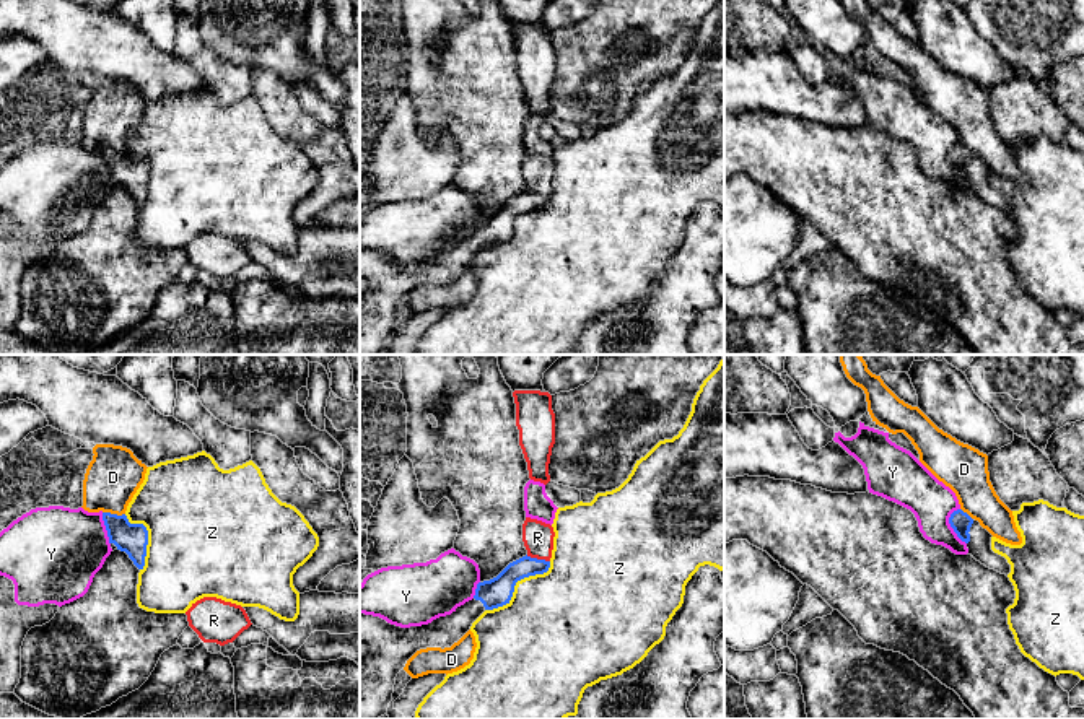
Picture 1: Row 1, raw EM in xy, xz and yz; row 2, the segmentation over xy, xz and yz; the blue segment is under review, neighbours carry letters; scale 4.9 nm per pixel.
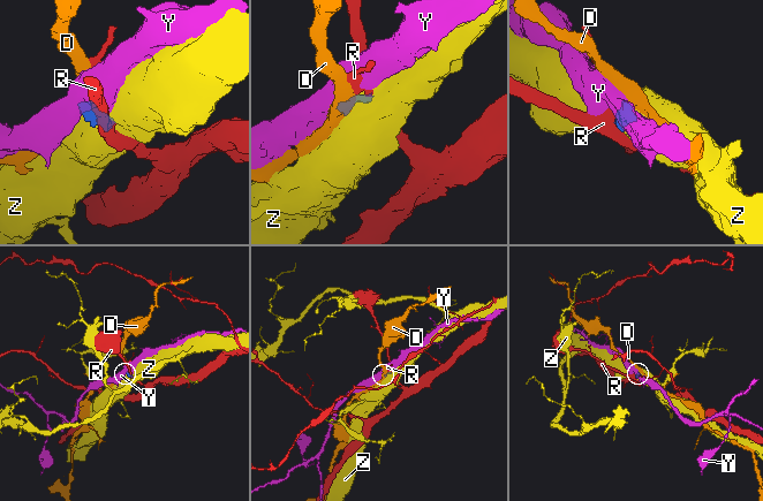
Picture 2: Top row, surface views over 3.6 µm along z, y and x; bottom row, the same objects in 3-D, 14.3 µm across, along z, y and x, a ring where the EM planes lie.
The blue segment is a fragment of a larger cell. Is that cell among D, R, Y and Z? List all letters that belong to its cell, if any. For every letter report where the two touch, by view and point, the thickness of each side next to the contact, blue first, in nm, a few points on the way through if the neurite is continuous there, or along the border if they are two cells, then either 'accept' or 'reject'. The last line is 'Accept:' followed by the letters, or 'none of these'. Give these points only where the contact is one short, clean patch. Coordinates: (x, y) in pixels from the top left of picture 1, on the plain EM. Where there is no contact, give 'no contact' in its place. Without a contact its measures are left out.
D: meets blue in xy at (114, 150); 150 nm thick on the blue side, 280 nm on the other; border along xy (103, 147), (124, 150); reject
R: meets blue in xz at (536, 194); 140 nm thick on the blue side, 150 nm on the other; reject
Y: meets blue in yz at (951, 161); 100 nm thick on the blue side, 220 nm on the other; border along yz (957, 143), (949, 153), (949, 161), (965, 179); reject
Z: meets blue in xz at (515, 220); 140 nm thick on the blue side, 460 nm on the other; reject
Accept: none of these

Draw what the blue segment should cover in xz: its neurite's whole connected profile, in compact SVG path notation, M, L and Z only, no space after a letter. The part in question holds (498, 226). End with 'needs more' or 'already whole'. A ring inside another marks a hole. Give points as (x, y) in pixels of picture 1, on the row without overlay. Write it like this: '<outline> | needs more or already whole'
M522 192L496 213L477 220L472 236L451 251L428 260L400 264L373 251L360 249L360 355L387 350L396 312L420 285L451 283L485 247L509 239L518 216L544 210L550 197Z | needs more

